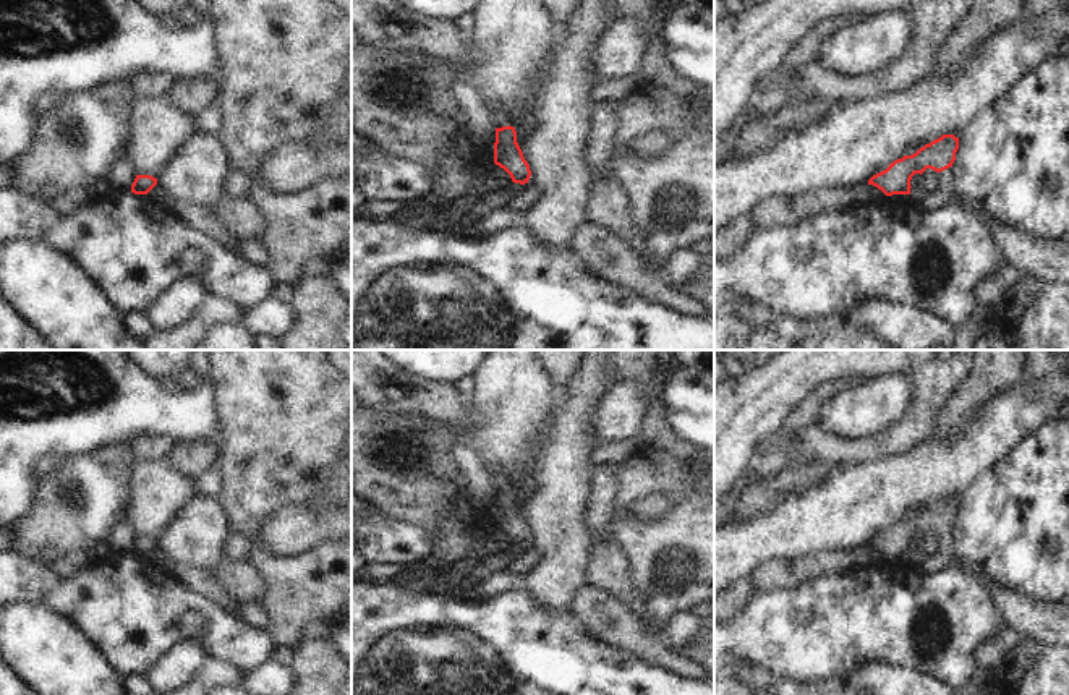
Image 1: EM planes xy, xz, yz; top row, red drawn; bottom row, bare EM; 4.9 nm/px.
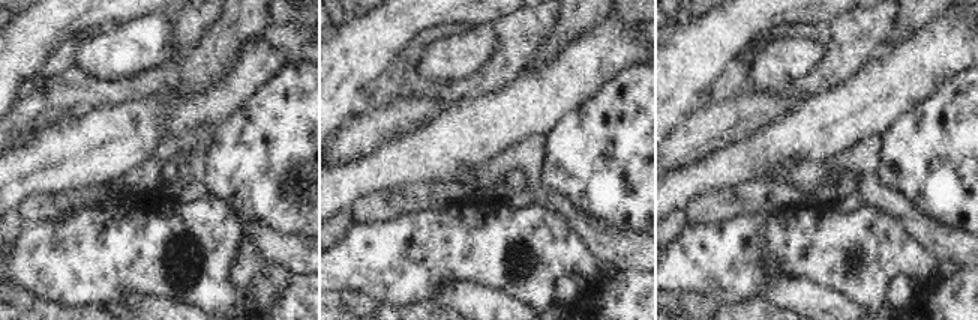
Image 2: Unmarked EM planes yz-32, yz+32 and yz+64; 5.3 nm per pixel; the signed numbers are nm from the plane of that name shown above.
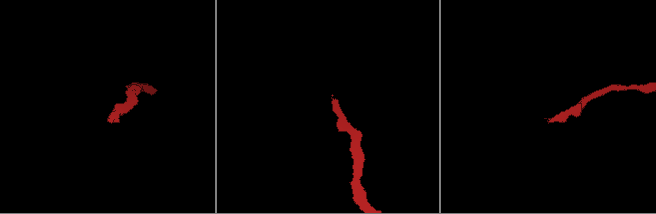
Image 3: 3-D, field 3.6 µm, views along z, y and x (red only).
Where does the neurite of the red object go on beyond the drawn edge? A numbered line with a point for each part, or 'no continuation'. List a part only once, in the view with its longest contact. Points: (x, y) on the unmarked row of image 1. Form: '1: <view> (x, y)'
1: xz (499, 480).

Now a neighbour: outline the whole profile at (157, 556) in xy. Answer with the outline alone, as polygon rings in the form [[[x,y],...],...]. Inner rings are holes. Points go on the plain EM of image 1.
[[[155,548],[149,556],[147,556],[147,559],[154,564],[154,565],[157,565],[157,567],[160,567],[164,572],[167,572],[167,573],[172,573],[175,569],[177,569],[177,565],[173,564],[173,561],[162,551],[162,549],[159,549],[159,548]]]

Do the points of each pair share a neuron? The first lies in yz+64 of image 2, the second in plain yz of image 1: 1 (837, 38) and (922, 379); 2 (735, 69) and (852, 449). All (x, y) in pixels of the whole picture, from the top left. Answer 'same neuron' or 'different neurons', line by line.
1: same neuron
2: different neurons

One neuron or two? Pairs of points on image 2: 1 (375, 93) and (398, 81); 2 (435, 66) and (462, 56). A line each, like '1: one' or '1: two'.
1: one
2: one

